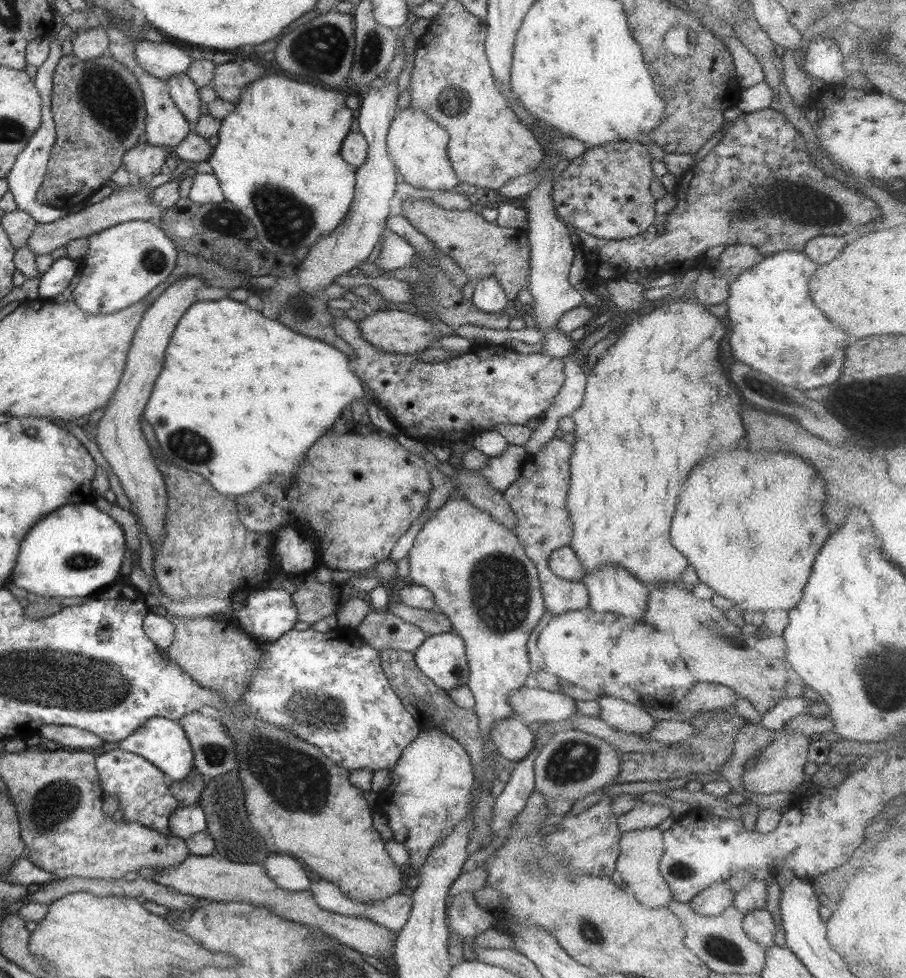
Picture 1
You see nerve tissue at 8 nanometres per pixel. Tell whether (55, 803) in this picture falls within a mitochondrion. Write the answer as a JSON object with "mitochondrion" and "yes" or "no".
{"mitochondrion":"yes"}

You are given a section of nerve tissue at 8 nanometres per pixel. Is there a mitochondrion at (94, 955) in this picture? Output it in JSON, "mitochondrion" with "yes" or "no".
{"mitochondrion":"no"}

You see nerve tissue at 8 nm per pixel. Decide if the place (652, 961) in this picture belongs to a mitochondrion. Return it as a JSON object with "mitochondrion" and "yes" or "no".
{"mitochondrion":"no"}

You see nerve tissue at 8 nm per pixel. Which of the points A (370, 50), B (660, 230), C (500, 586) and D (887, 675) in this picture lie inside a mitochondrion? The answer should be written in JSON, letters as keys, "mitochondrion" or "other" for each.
{"A":"mitochondrion","B":"other","C":"mitochondrion","D":"mitochondrion"}

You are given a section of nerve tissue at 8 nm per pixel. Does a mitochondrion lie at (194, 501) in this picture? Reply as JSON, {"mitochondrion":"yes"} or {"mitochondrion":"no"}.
{"mitochondrion":"no"}

